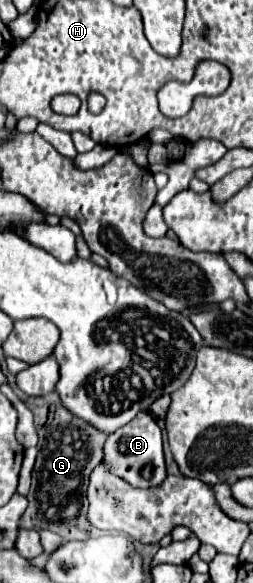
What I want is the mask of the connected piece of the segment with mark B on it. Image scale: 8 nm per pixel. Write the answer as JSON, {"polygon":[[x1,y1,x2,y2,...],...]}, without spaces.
{"polygon":[[138,412,130,424,112,432,104,446,104,462,112,474,120,476,134,488,152,488,164,482,166,462,162,450,162,430,158,428,154,416,150,412]]}

